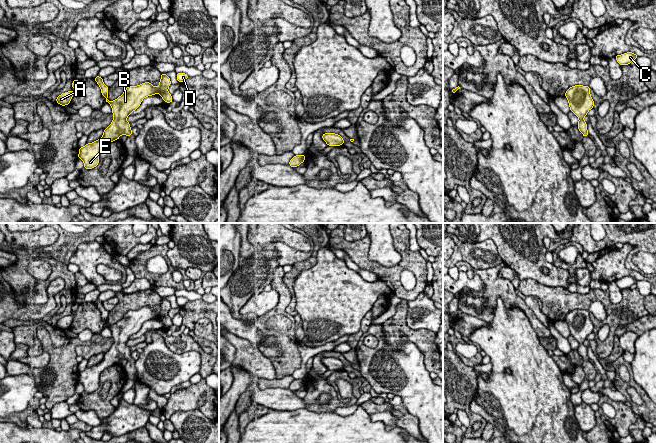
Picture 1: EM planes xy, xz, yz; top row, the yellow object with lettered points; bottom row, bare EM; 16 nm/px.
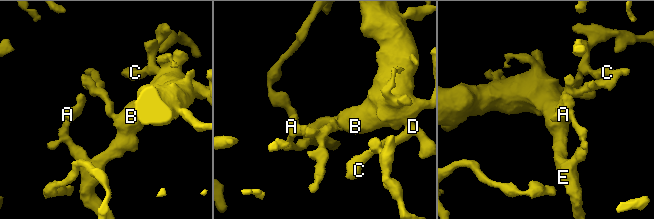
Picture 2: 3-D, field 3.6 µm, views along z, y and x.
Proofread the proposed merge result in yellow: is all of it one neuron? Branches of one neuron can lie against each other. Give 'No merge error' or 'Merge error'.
No merge error

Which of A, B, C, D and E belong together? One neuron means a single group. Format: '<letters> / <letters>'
A B C D E

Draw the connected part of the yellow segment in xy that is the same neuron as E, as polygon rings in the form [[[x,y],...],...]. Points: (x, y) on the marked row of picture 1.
[[[162,73],[158,87],[153,86],[149,82],[137,86],[129,86],[121,96],[113,101],[107,99],[109,88],[104,84],[103,78],[96,76],[94,79],[101,88],[101,94],[112,108],[113,120],[104,130],[100,139],[79,148],[78,158],[84,162],[84,168],[86,169],[92,169],[99,164],[100,150],[106,144],[118,140],[121,135],[130,136],[133,134],[130,123],[126,119],[140,106],[145,97],[159,93],[163,101],[167,103],[173,101],[172,95],[168,92],[171,81],[165,73]]]

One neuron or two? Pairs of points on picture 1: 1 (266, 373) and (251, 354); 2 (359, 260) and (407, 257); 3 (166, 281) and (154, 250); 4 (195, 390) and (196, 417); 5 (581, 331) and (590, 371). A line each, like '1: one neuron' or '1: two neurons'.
1: one neuron
2: one neuron
3: one neuron
4: two neurons
5: one neuron

